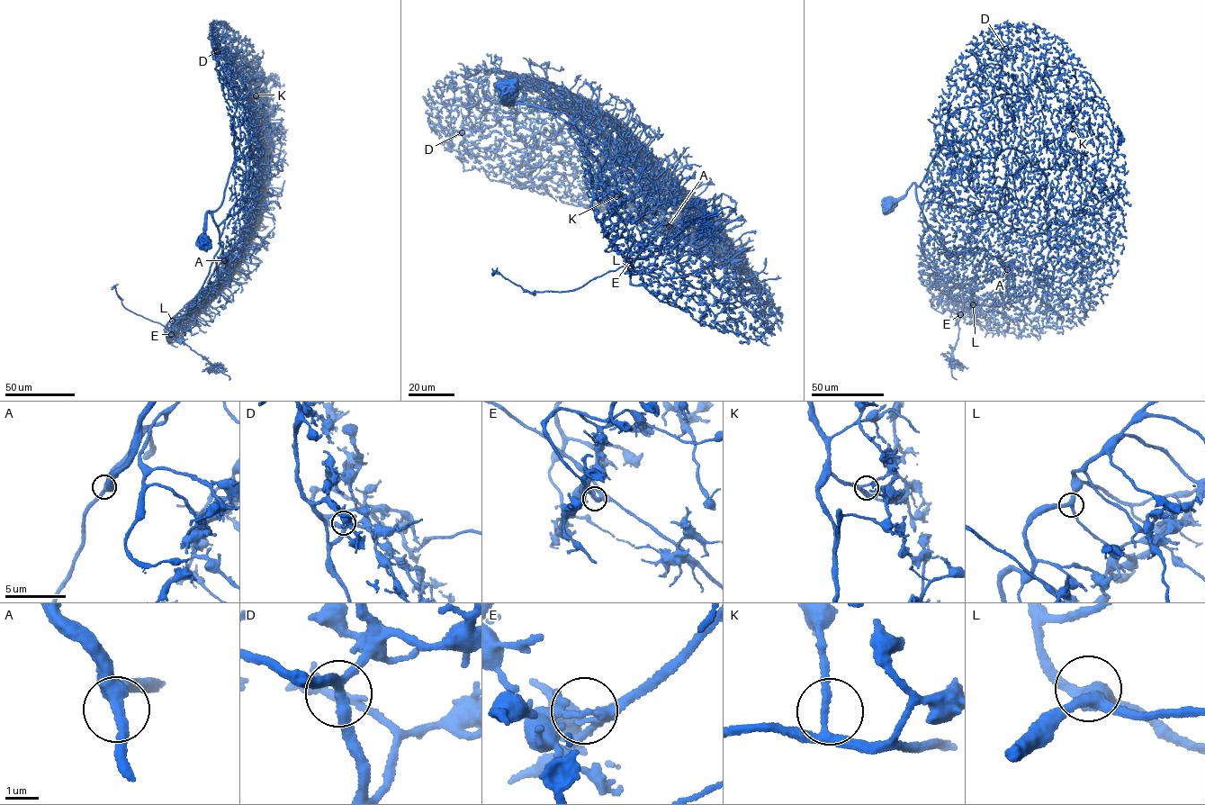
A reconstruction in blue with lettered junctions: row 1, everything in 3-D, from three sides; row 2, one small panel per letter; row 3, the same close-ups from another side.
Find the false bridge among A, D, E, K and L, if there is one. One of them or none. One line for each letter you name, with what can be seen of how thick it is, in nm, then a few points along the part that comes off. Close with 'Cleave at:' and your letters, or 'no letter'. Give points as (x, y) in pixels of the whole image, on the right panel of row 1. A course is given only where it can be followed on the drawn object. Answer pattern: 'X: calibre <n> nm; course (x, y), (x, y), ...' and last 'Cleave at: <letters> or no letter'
E: calibre 200 nm; course (961, 313), (964, 303), (963, 284), (955, 268), (955, 256), (936, 239)
Cleave at: E

